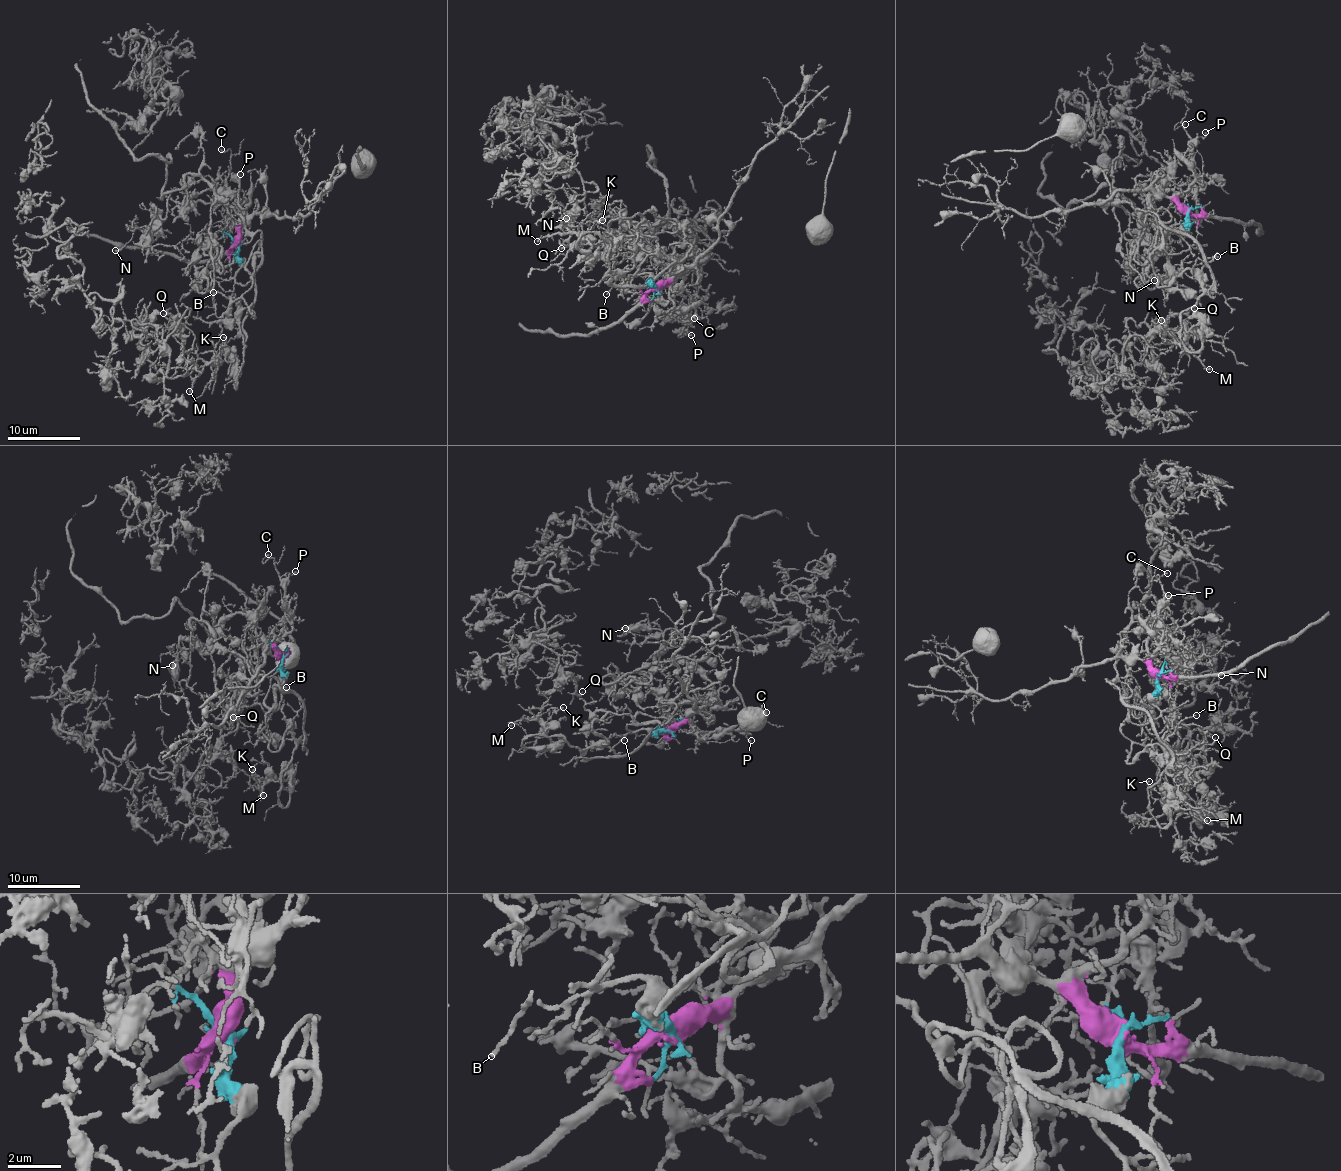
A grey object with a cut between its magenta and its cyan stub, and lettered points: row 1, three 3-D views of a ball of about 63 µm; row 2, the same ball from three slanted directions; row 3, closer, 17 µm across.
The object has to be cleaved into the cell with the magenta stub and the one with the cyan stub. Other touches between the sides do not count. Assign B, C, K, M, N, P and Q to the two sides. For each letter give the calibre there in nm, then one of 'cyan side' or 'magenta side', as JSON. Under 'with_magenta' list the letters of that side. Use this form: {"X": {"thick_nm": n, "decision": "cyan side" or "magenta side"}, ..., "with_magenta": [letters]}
{"B": {"thick_nm": 110, "decision": "cyan side"}, "C": {"thick_nm": 120, "decision": "magenta side"}, "K": {"thick_nm": 130, "decision": "cyan side"}, "M": {"thick_nm": 180, "decision": "cyan side"}, "N": {"thick_nm": 190, "decision": "cyan side"}, "P": {"thick_nm": 140, "decision": "magenta side"}, "Q": {"thick_nm": 130, "decision": "cyan side"}, "with_magenta": ["C", "P"]}

